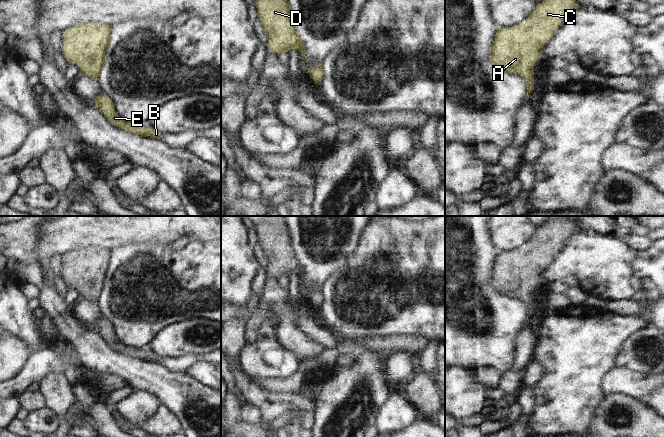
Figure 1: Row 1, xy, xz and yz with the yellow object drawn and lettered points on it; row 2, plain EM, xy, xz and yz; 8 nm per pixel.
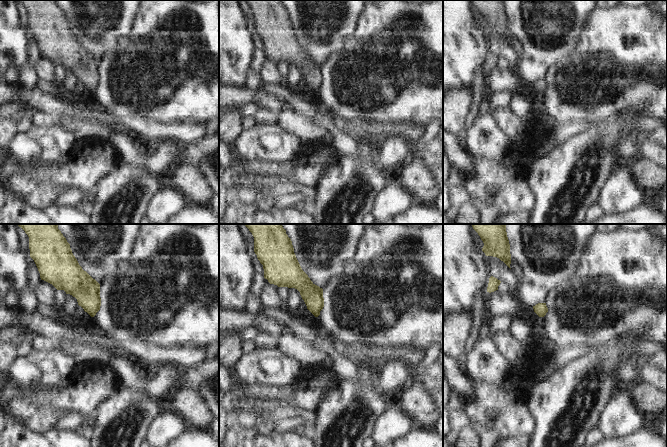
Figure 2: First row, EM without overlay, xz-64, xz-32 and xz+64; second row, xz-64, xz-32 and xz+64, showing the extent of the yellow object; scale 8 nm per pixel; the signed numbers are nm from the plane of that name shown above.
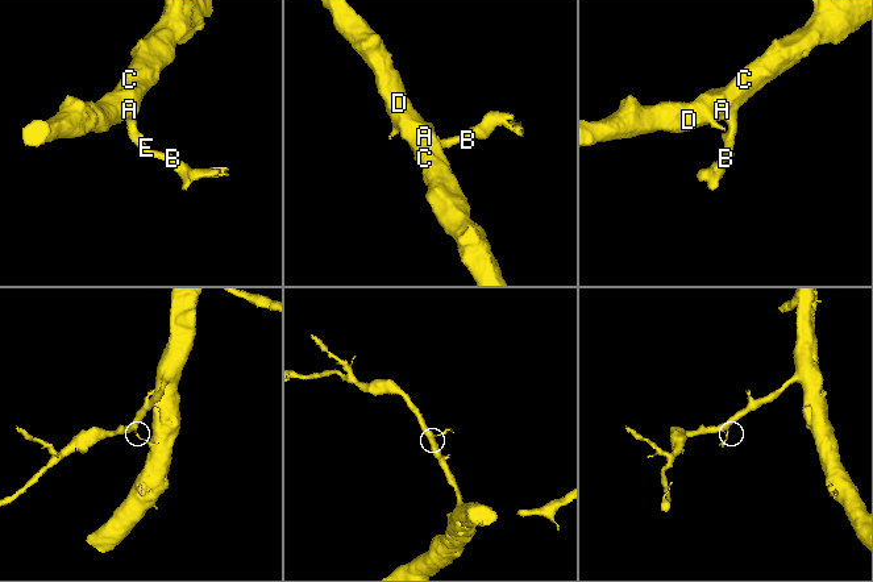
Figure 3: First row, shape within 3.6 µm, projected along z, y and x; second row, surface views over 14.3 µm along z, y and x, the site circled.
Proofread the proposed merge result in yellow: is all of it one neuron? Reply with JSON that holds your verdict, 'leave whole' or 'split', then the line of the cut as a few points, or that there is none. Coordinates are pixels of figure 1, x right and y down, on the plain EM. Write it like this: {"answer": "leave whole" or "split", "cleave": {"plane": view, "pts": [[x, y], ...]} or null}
{"answer": "leave whole", "cleave": null}

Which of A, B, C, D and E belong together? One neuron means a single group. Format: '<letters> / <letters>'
A B C D E

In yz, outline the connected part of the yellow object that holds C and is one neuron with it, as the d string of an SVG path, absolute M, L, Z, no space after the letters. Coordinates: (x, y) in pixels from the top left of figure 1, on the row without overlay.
M573 217L566 218L562 221L550 219L541 227L536 228L535 234L522 245L519 249L498 252L491 270L490 286L492 290L502 296L511 299L520 299L527 309L527 318L525 323L528 324L534 314L534 290L542 279L542 273L555 258L563 241L572 233L579 232L575 227L576 224L583 224Z

